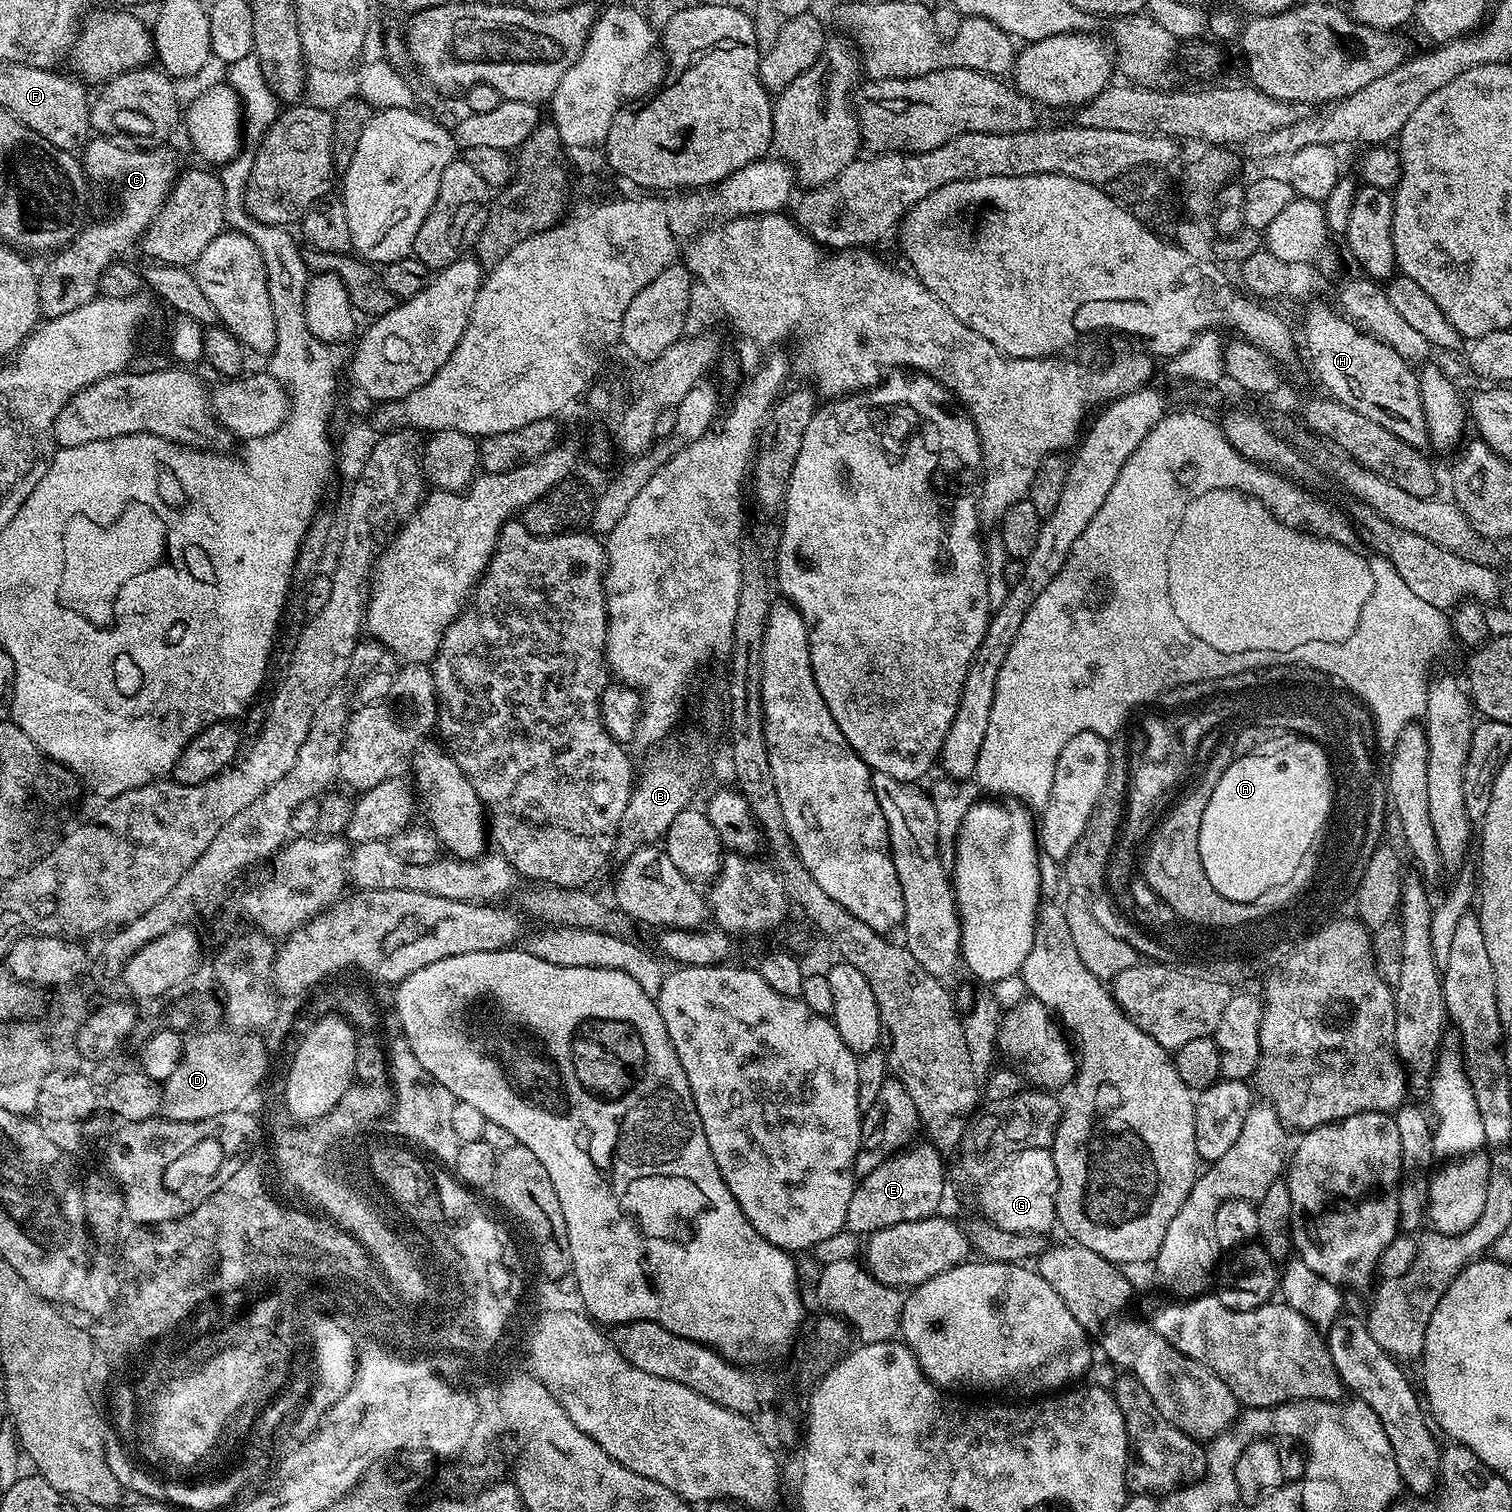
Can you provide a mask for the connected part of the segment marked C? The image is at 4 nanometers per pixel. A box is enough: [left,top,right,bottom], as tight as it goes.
[38,138,178,318]

